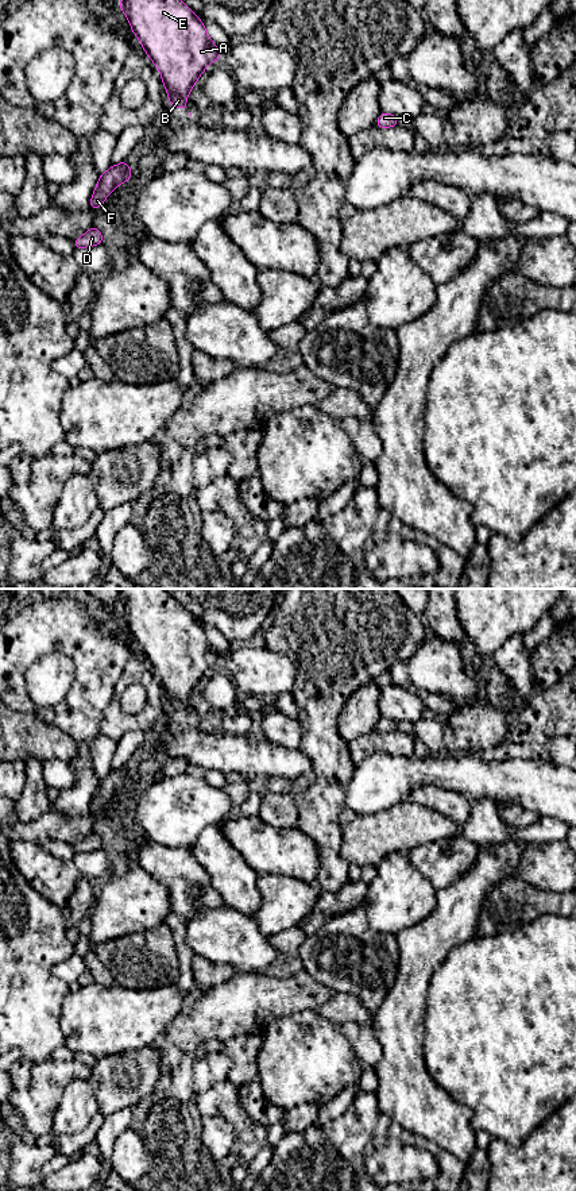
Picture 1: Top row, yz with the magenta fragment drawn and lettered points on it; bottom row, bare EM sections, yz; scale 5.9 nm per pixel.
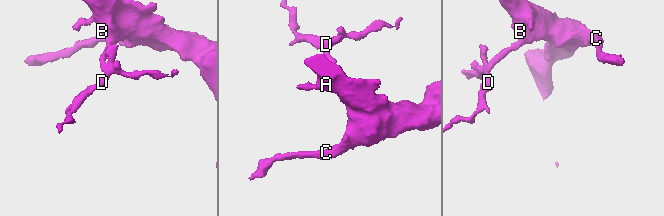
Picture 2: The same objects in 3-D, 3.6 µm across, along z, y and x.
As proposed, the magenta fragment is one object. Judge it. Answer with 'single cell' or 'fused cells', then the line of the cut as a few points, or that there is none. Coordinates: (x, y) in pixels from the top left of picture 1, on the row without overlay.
single cell | no cut

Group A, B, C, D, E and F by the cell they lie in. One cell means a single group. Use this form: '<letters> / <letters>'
A B C D E F

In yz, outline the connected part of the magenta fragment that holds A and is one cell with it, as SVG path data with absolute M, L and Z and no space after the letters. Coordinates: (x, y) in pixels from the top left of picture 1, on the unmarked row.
M120 589L124 602L119 606L135 641L158 672L171 712L186 714L186 704L206 671L221 663L205 631L194 617L165 589Z

